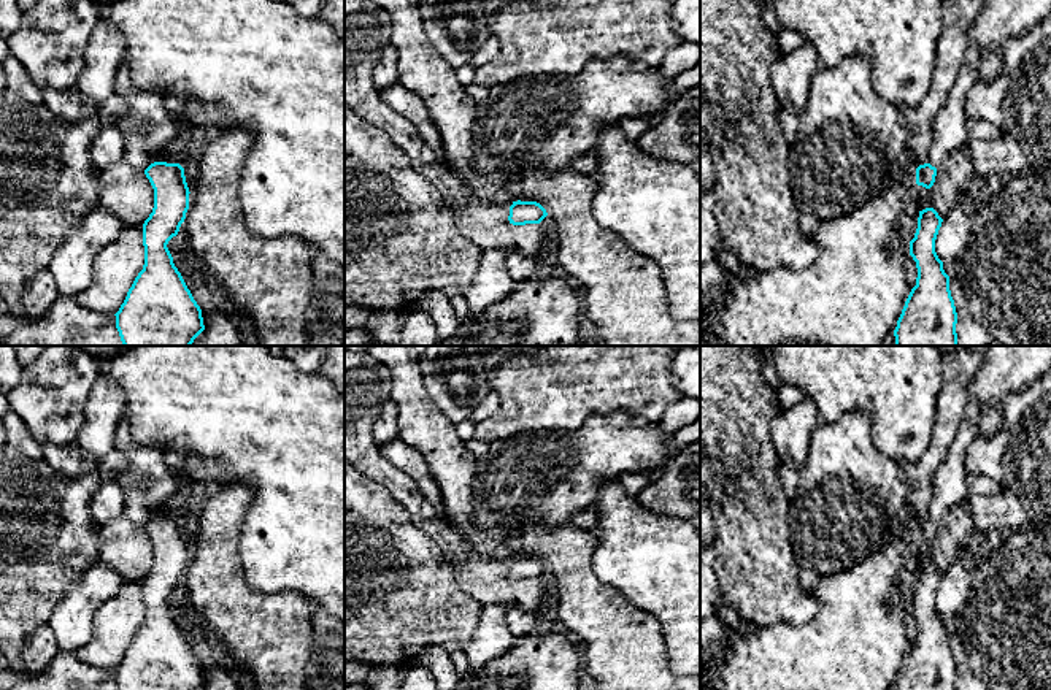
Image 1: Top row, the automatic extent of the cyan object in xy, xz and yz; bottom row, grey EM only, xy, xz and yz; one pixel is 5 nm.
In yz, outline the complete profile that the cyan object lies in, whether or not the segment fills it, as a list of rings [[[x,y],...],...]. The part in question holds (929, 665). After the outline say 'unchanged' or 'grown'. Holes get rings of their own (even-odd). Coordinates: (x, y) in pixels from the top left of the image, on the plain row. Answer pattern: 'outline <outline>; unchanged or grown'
outline [[[934,563],[919,566],[918,584],[910,596],[918,633],[894,690],[957,690],[957,668],[949,646],[949,631],[935,608],[935,595],[943,574]]]; unchanged

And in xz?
outline [[[513,557],[508,576],[513,581],[540,579],[548,571],[546,565],[537,557]]]; unchanged

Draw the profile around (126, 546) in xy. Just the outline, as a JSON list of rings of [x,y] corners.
[[[121,516],[98,531],[98,562],[114,568],[125,581],[143,581],[154,563],[154,544],[144,527]]]

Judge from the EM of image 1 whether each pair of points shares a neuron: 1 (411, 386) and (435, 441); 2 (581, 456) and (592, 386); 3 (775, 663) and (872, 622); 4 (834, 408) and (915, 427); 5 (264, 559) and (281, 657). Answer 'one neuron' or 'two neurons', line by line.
1: one neuron
2: two neurons
3: one neuron
4: one neuron
5: two neurons

